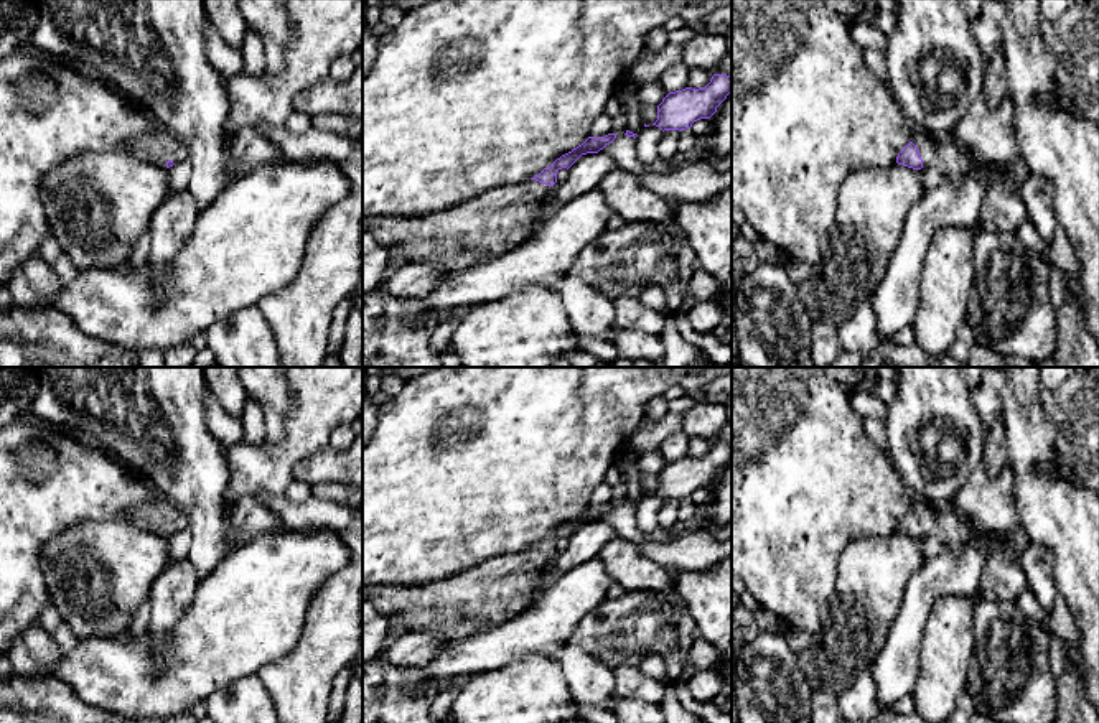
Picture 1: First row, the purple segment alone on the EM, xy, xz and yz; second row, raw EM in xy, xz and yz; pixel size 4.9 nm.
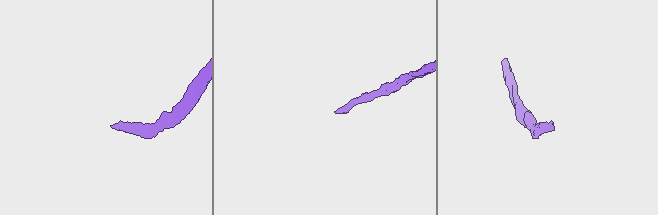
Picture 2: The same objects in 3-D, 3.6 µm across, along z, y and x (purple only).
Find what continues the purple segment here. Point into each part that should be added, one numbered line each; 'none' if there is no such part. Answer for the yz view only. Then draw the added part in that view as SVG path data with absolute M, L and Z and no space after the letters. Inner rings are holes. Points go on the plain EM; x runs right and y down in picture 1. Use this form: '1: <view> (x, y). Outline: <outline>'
1: yz (946, 524). Outline: M914 499L911 511L918 515L924 537L934 537L942 545L972 542L982 532L962 517L952 504L938 507L923 499Z

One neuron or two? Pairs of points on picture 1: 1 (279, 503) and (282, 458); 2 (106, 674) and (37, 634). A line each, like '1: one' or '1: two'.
1: two
2: two

